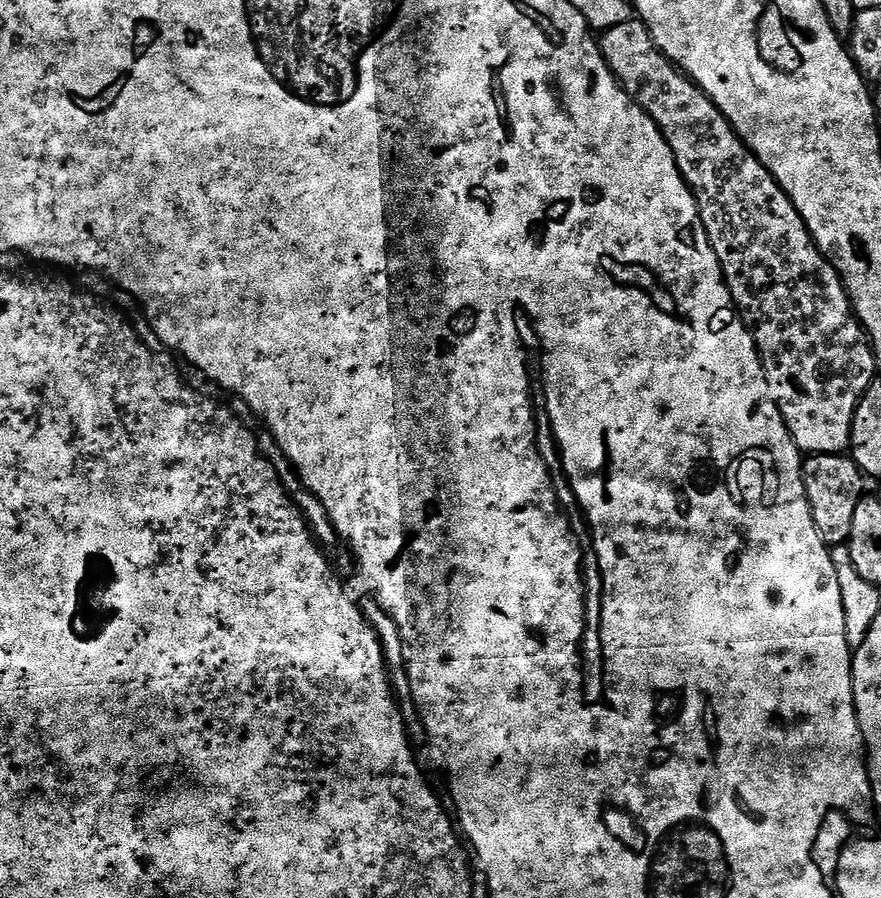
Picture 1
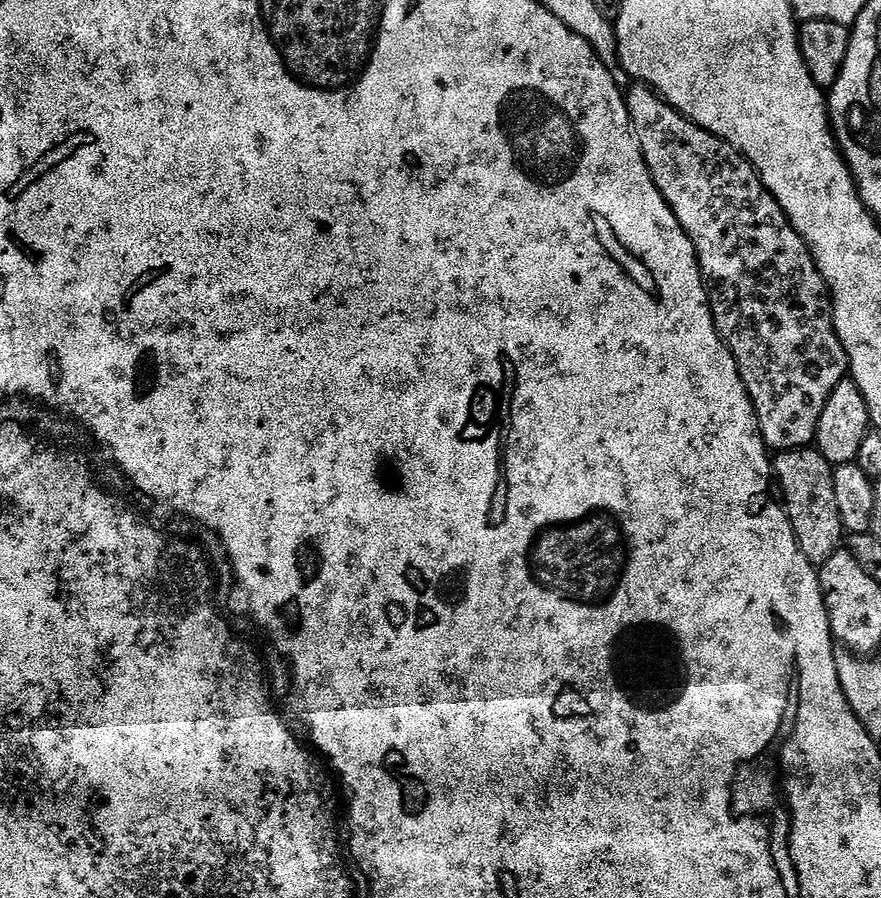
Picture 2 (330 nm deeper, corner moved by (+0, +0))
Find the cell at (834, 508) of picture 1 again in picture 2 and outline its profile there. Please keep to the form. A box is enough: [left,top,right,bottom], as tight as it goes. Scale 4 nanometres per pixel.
[774,447,846,565]

